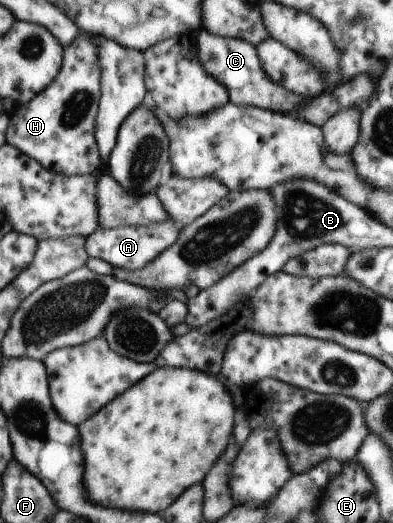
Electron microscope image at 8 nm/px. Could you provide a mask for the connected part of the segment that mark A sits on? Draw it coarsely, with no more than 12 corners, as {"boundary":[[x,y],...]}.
{"boundary":[[173,220],[98,228],[89,257],[140,270],[176,243]]}

